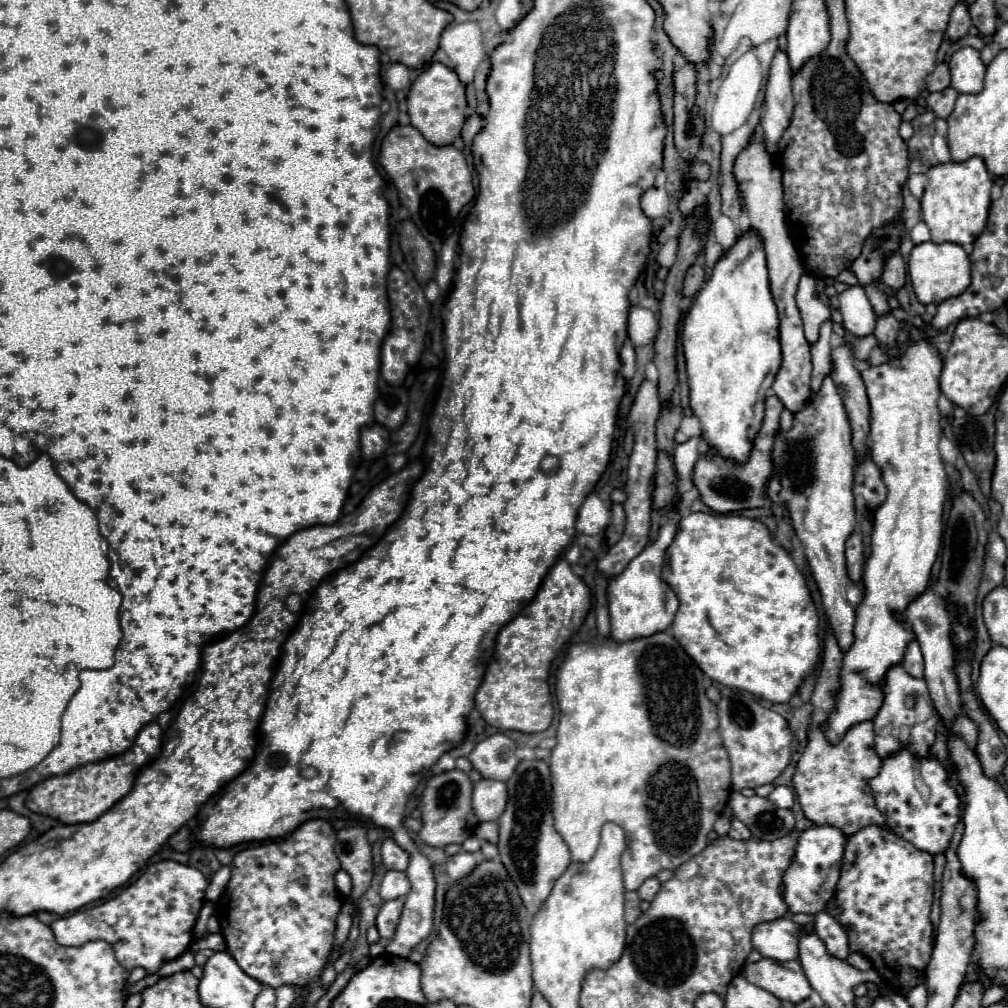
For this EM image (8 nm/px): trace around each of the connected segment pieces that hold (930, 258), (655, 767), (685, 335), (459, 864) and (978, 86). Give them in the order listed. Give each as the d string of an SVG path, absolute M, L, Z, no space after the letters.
M923 242L915 246L909 256L909 278L921 304L941 304L943 300L965 292L965 288L971 284L971 262L959 244Z
M659 632L649 638L631 640L625 644L615 644L613 640L599 642L597 646L591 644L573 644L567 652L567 660L561 664L557 672L557 700L559 700L559 728L557 728L557 746L551 750L549 768L551 768L551 804L553 804L553 818L555 830L565 840L571 852L571 862L589 862L597 850L601 826L605 822L617 822L627 832L627 850L621 858L623 868L623 882L625 890L637 890L647 878L655 876L659 870L675 870L683 862L697 856L707 846L707 836L713 830L715 820L725 810L731 792L731 764L729 756L721 744L719 736L719 722L717 722L717 706L705 696L703 686L703 672L697 664L685 654L685 650L677 644L677 640L669 632Z
M751 230L743 234L735 246L717 262L711 278L697 294L689 314L685 316L681 340L689 376L689 406L699 418L701 438L719 456L743 466L749 460L753 440L765 418L765 396L781 366L781 344L777 332L777 306L769 290L763 244Z
M457 852L445 864L451 880L461 880L461 876L467 876L475 866L477 866L477 858L471 852Z
M961 48L953 54L951 62L951 86L959 94L979 94L983 90L985 64L975 48Z

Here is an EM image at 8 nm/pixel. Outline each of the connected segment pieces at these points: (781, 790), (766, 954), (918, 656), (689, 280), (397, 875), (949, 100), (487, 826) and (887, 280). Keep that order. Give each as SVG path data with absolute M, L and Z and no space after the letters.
M775 786L775 790L769 794L769 800L773 804L777 804L779 808L791 808L793 802L795 802L795 796L793 796L791 788L787 788L787 786Z
M789 916L771 920L771 922L761 922L753 928L753 948L763 956L763 958L773 958L773 960L795 960L797 958L797 928Z
M913 640L909 646L907 646L907 652L905 652L905 658L903 658L903 664L905 672L909 676L915 676L915 678L923 678L923 672L925 672L925 662L923 662L923 654L919 650L919 644Z
M693 264L687 274L685 274L685 282L683 282L683 296L695 296L701 288L701 284L705 282L705 270L701 264Z
M389 870L381 882L379 894L383 900L395 900L401 898L409 892L409 880L405 872L397 872L397 870Z
M947 88L947 90L943 90L943 92L933 92L933 94L929 94L929 96L927 96L927 104L929 104L929 108L933 110L933 114L935 114L937 118L947 120L949 114L953 112L953 108L955 108L957 96L959 96L959 94L957 94L953 88Z
M481 822L477 826L477 830L475 830L475 836L483 838L483 840L487 840L491 844L497 844L497 840L499 840L499 824L497 822Z
M895 252L893 256L889 256L889 260L885 260L885 272L883 272L883 284L887 288L891 288L893 292L897 292L899 288L903 288L907 278L907 270L905 270L905 262L901 258L899 252Z

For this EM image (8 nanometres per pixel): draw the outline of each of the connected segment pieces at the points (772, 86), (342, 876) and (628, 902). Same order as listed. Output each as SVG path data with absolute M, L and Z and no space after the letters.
M777 50L771 72L765 88L765 102L767 112L761 120L763 138L769 148L769 152L777 152L777 140L781 138L781 132L785 130L785 124L789 124L789 116L793 114L793 92L791 92L791 78L793 70L789 66L789 58L783 50Z
M339 870L337 876L335 876L335 884L337 884L337 890L343 894L343 896L349 896L351 894L351 878L345 870Z
M627 892L625 894L625 920L631 924L633 920L637 920L637 916L641 914L641 908L639 908L641 900L637 896L637 892Z

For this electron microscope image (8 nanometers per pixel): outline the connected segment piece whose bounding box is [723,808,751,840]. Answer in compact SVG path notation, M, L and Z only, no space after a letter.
M727 808L723 814L731 818L731 830L729 830L729 836L731 836L731 838L735 838L735 840L747 840L747 838L751 838L749 828L745 828L745 824L741 824L741 822L729 812L729 808Z

